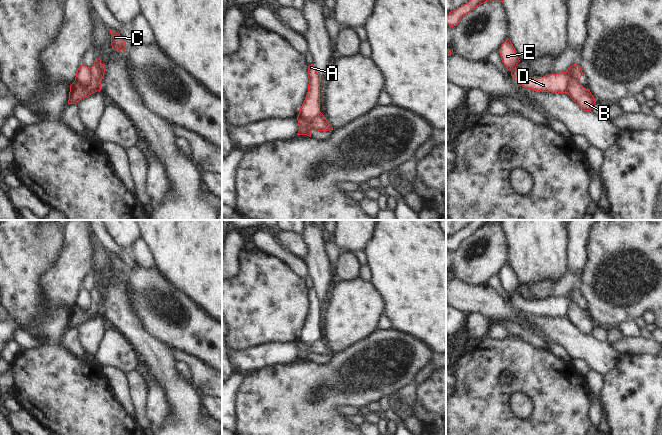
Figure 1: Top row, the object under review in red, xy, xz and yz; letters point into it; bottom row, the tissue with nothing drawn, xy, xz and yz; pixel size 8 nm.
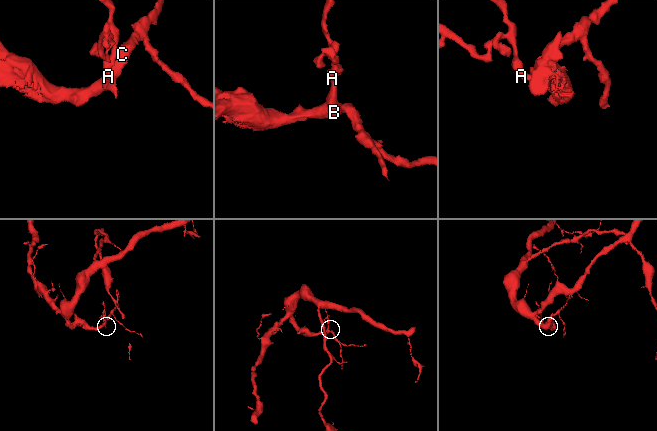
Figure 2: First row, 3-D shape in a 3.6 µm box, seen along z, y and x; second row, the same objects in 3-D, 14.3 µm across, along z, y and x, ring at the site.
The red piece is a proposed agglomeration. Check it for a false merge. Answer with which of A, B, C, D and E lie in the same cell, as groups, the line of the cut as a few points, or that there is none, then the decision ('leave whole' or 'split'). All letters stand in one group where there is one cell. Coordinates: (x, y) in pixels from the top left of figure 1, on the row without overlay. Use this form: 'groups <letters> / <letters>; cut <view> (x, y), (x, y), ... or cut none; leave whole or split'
groups A D E / B C; cut xz (321, 337), (307, 348), (306, 358); split

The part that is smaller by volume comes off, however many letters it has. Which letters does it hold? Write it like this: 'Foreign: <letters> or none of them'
Foreign: A, D, E

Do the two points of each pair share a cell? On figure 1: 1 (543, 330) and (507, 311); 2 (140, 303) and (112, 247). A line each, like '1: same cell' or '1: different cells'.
1: same cell
2: different cells

